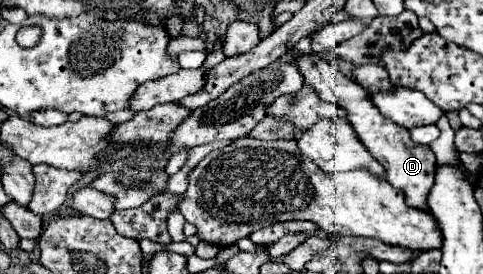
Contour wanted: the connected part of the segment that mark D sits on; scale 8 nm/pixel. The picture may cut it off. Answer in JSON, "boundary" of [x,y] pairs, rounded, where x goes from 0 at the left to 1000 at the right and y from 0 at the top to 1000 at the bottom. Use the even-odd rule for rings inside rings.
{"boundary":[[[623,201],[611,215],[611,230],[615,230],[623,274],[631,281],[631,303],[640,318],[652,318],[652,332],[660,339],[665,361],[694,376],[698,391],[710,391],[718,405],[718,434],[731,456],[731,471],[739,478],[743,507],[768,551],[768,566],[801,617],[801,661],[839,704],[843,748],[863,755],[872,770],[888,770],[884,719],[888,719],[888,697],[896,690],[901,609],[905,609],[896,551],[884,529],[859,522],[839,464],[797,434],[785,412],[785,398],[768,376],[760,332],[752,332],[747,310],[739,310],[735,296],[714,281],[702,252],[681,237],[673,215],[665,215],[656,201]]]}

